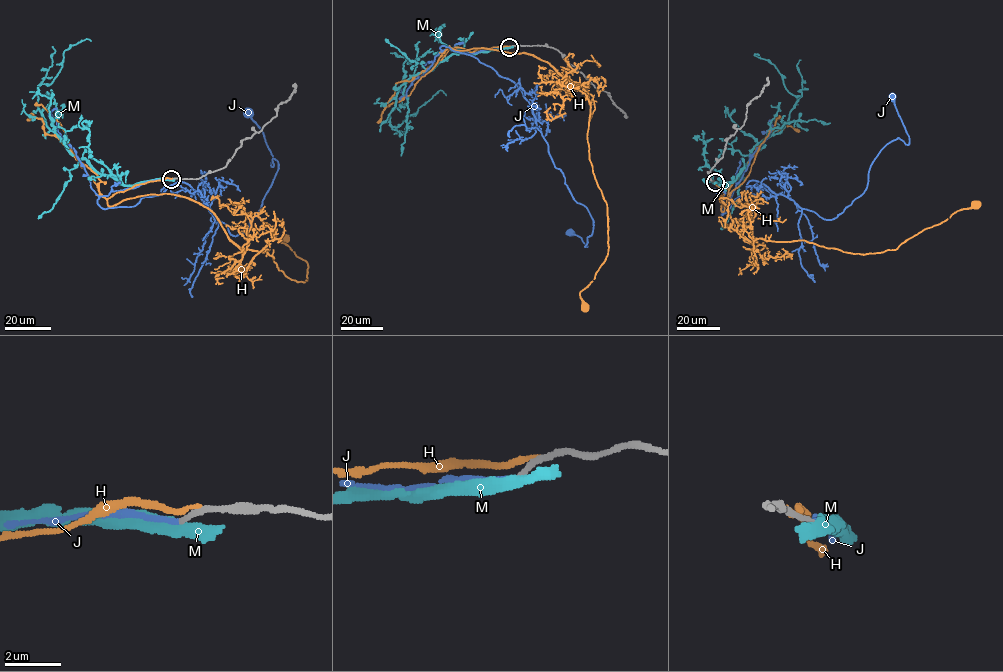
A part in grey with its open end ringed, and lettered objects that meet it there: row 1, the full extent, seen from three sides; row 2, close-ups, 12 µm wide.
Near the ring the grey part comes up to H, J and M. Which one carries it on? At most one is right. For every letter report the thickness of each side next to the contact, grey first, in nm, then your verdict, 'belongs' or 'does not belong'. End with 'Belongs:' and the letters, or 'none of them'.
H: 280/160 nm | does not belong
J: 190/190 nm | belongs
M: 200/420 nm | does not belong
Belongs: J

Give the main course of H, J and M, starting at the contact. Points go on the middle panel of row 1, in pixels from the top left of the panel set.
H: (511, 45), (449, 46), (525, 52), (588, 99), (608, 250), (580, 292), (584, 307)
J: (509, 47), (475, 53), (440, 48), (472, 55), (522, 92), (553, 164), (593, 221), (587, 246), (570, 231)
M: (510, 47), (453, 53), (431, 70), (412, 75), (398, 91), (390, 123), (398, 127), (440, 90), (446, 95)

